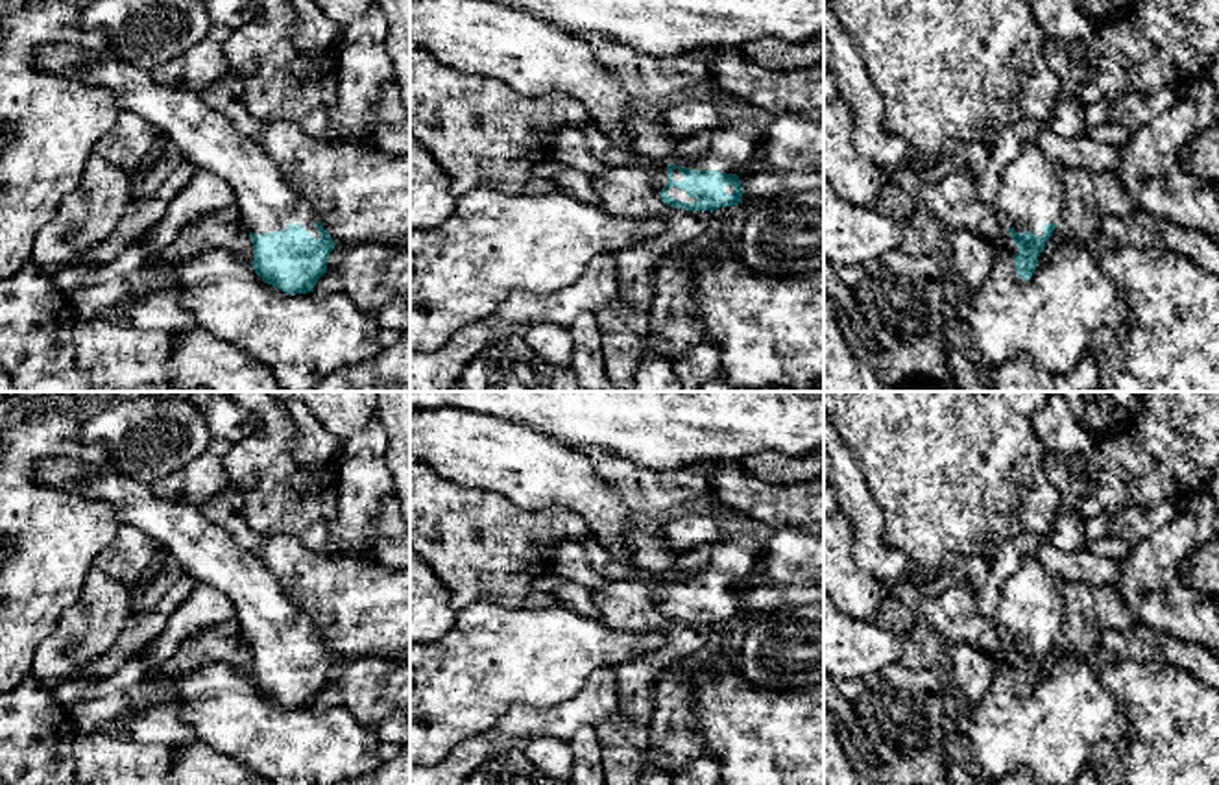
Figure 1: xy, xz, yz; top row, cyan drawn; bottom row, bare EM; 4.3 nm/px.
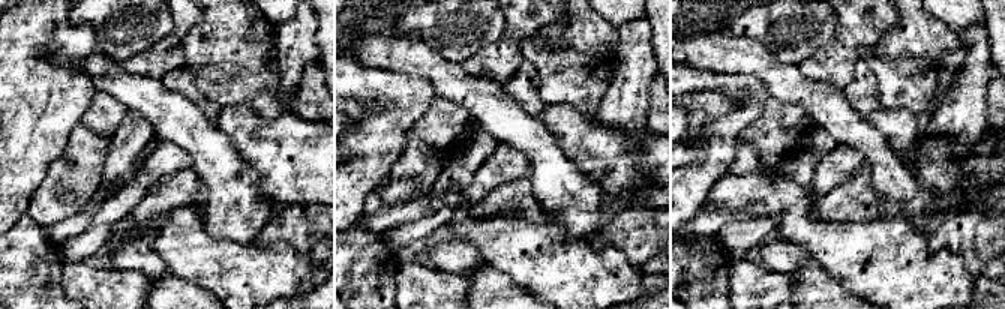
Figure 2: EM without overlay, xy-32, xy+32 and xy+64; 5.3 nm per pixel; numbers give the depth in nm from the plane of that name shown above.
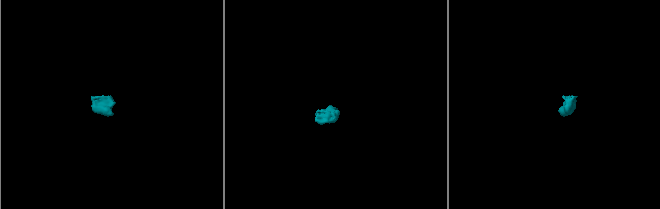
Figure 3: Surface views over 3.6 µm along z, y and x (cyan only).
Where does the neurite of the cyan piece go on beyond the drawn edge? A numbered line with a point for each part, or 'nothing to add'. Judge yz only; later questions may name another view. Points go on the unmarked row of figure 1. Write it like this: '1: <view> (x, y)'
1: yz (1031, 606)

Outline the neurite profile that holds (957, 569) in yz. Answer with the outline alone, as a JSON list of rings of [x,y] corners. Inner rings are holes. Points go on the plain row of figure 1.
[[[947,554],[935,580],[920,576],[918,591],[933,598],[955,586],[970,586],[977,595],[990,574],[990,562],[983,556]]]

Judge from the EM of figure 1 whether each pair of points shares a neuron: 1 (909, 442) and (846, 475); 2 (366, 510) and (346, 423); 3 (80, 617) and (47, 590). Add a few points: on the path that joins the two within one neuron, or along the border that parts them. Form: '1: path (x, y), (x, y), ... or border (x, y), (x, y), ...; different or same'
1: border (843, 442), (880, 507); different
2: border (375, 414), (364, 427), (344, 440); different
3: border (87, 569), (80, 595), (41, 643); different

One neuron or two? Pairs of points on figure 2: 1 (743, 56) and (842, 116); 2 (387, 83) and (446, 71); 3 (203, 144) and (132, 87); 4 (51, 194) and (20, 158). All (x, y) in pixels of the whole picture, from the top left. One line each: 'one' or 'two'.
1: one
2: two
3: one
4: two

